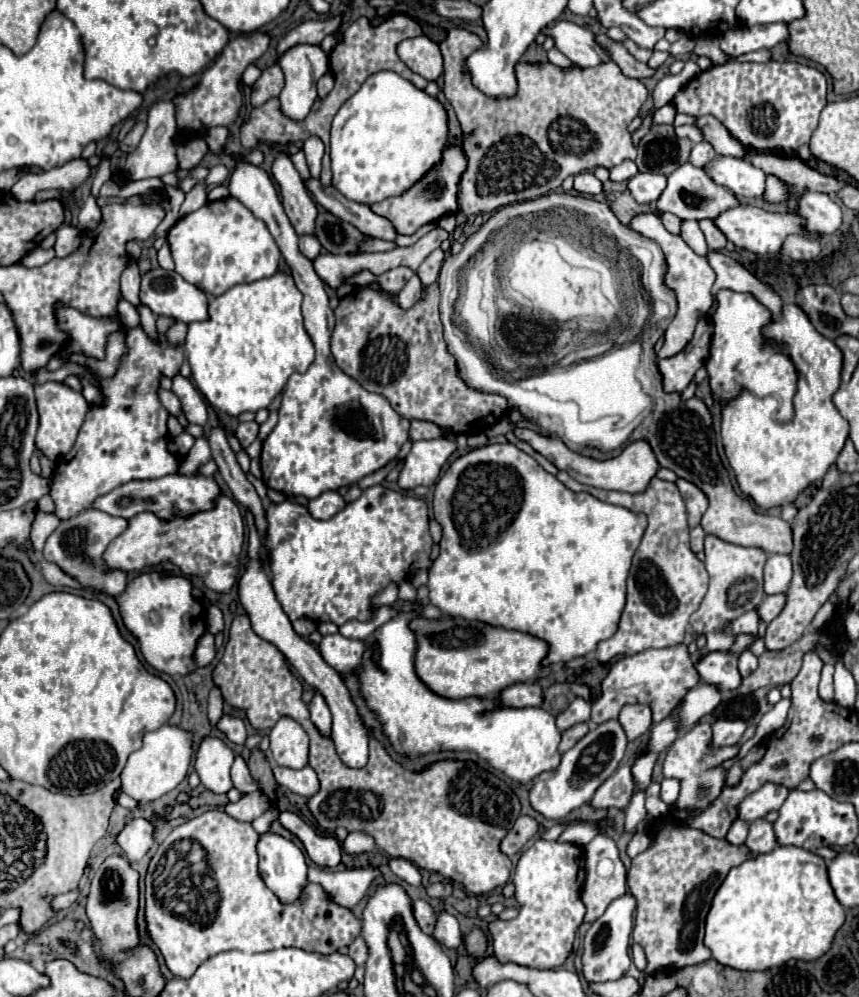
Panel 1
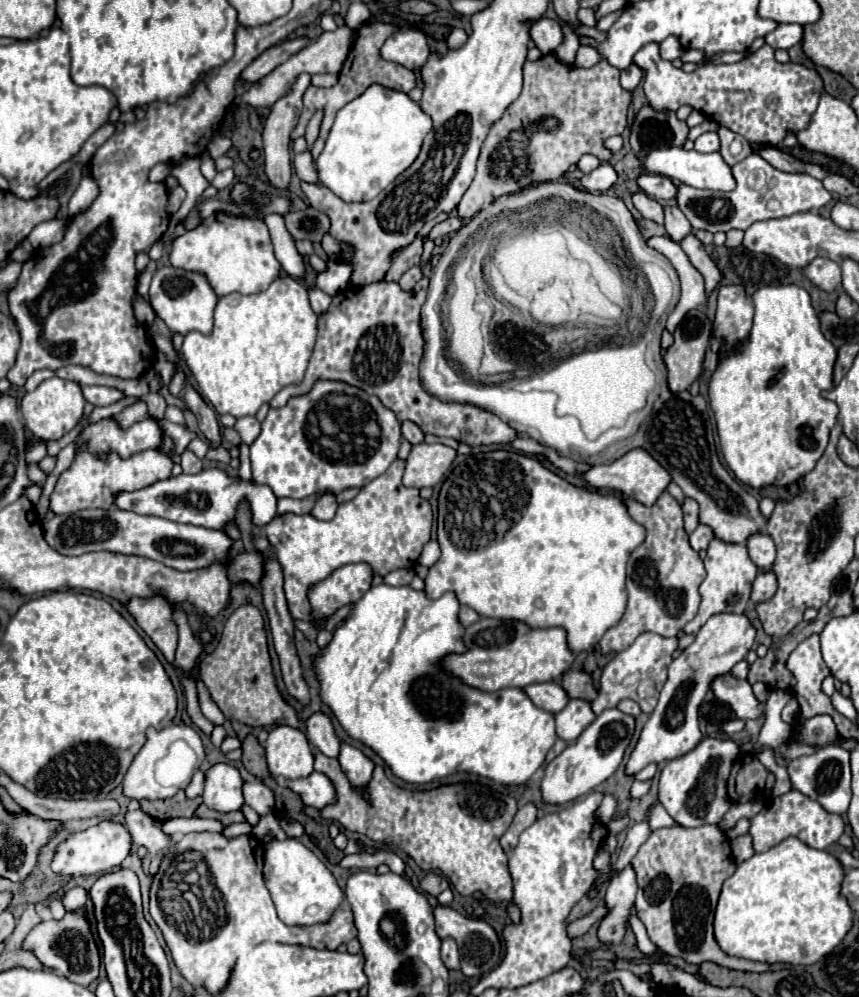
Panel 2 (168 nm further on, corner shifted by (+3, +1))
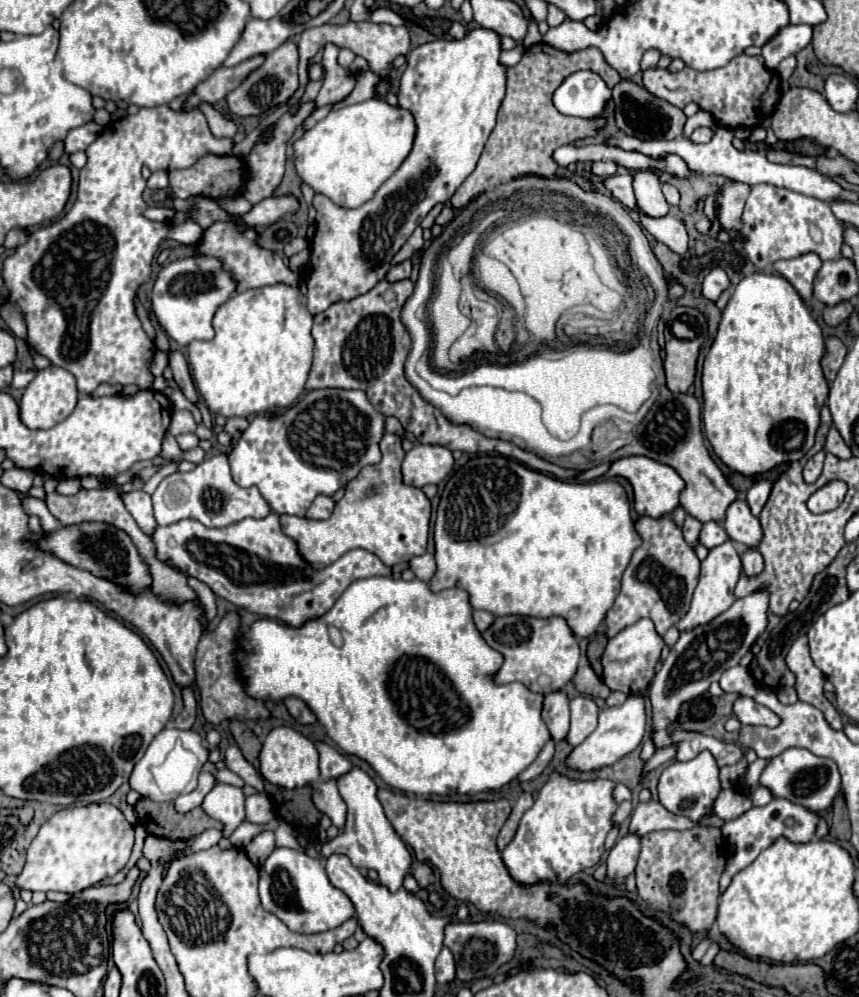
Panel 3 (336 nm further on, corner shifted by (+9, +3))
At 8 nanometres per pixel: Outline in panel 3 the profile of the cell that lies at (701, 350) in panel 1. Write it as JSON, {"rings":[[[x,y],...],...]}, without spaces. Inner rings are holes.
{"rings":[[[702,336],[694,340],[680,340],[680,338],[666,340],[666,358],[664,358],[666,384],[674,394],[686,392],[692,386],[702,340],[704,340]]]}

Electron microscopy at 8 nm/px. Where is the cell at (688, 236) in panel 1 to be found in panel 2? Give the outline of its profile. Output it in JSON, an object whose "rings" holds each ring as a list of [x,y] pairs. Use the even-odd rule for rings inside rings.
{"rings":[[[664,206],[664,228],[674,242],[680,242],[686,234],[692,232],[688,218],[684,218],[682,210],[676,206]]]}

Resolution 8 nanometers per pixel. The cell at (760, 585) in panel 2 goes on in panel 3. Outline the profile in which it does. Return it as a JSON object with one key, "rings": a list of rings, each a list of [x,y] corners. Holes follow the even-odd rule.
{"rings":[[[746,550],[746,554],[742,556],[742,568],[746,576],[756,576],[764,570],[764,560],[760,556],[760,552],[756,550]]]}

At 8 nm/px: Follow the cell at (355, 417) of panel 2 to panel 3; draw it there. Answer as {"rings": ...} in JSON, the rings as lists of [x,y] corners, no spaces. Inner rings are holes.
{"rings":[[[312,390],[278,416],[254,416],[250,426],[242,432],[234,450],[228,452],[234,482],[244,488],[258,486],[276,514],[304,516],[318,494],[332,496],[338,488],[344,488],[352,478],[356,478],[364,466],[378,464],[378,460],[382,458],[378,444],[384,436],[384,424],[386,416],[370,404],[366,392],[362,390]]]}

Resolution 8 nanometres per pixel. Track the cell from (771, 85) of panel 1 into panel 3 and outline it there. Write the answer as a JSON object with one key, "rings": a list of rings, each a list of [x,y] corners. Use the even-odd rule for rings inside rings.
{"rings":[[[746,54],[736,56],[724,68],[706,70],[706,72],[694,70],[690,66],[686,66],[684,72],[674,72],[674,74],[668,72],[666,68],[648,68],[642,72],[642,86],[656,98],[662,98],[678,108],[686,106],[688,102],[696,102],[704,112],[712,114],[720,126],[732,130],[736,128],[754,130],[768,116],[774,114],[782,98],[780,76],[774,70],[766,68],[764,56],[746,56]]]}

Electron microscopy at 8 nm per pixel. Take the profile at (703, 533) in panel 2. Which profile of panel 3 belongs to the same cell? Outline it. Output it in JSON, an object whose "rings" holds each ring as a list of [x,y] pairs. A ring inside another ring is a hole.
{"rings":[[[706,522],[706,524],[702,526],[702,530],[700,530],[700,538],[698,538],[698,540],[700,540],[700,544],[704,544],[706,548],[714,548],[714,546],[726,542],[728,536],[726,536],[726,530],[724,530],[722,524],[718,524],[718,522]]]}

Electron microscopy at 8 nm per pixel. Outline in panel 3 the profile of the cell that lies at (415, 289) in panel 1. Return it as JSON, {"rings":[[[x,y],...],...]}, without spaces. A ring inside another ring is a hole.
{"rings":[[[406,260],[406,262],[402,262],[402,264],[392,266],[390,272],[388,272],[388,276],[386,276],[386,280],[388,280],[388,282],[398,282],[398,280],[410,278],[410,274],[412,274],[412,262]]]}

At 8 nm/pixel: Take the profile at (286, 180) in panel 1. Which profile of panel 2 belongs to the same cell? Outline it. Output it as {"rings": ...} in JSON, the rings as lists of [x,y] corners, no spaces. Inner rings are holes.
{"rings":[[[300,74],[296,84],[292,86],[290,94],[286,94],[284,98],[280,98],[272,108],[270,108],[270,116],[264,122],[264,130],[262,130],[262,152],[264,152],[264,164],[266,164],[266,176],[270,178],[270,184],[276,188],[286,190],[290,176],[292,176],[292,164],[290,164],[290,132],[294,130],[300,110],[302,110],[302,96],[306,92],[306,88],[310,86],[310,74]]]}

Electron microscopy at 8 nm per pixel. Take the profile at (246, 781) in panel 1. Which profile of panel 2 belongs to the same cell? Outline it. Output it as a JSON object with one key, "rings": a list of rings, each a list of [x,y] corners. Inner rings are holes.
{"rings":[[[260,780],[252,782],[252,784],[248,784],[248,782],[244,784],[244,800],[260,816],[270,814],[272,806],[274,806],[274,794],[272,794],[272,790],[266,788]]]}

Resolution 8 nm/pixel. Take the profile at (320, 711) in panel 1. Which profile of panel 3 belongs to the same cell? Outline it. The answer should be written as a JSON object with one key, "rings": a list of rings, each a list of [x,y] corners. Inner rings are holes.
{"rings":[[[316,740],[314,746],[316,746],[318,754],[320,754],[320,778],[322,778],[322,780],[338,778],[338,776],[346,774],[346,772],[352,768],[350,760],[348,760],[344,754],[340,754],[340,752],[334,750],[332,746],[324,744],[322,740]]]}

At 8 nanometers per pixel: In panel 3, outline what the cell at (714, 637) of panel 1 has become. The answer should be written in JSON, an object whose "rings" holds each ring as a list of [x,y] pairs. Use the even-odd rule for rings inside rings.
{"rings":[[[754,592],[750,596],[738,598],[726,612],[722,612],[708,624],[696,626],[680,634],[668,658],[662,662],[662,668],[656,672],[648,696],[652,702],[652,742],[656,750],[674,744],[676,760],[692,760],[694,756],[698,756],[698,752],[710,750],[716,756],[718,766],[732,766],[738,760],[742,760],[744,752],[740,746],[730,742],[720,742],[712,736],[704,736],[694,730],[684,730],[678,722],[678,714],[684,702],[702,696],[714,680],[720,680],[724,670],[740,662],[740,658],[750,650],[754,640],[764,632],[766,624],[768,624],[768,594]]]}

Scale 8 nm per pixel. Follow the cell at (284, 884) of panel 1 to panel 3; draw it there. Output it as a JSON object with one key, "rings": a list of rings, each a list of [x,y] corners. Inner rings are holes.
{"rings":[[[276,848],[264,860],[260,872],[260,900],[262,906],[278,916],[290,930],[304,934],[326,932],[354,916],[354,906],[348,896],[330,884],[324,866],[292,848]]]}

